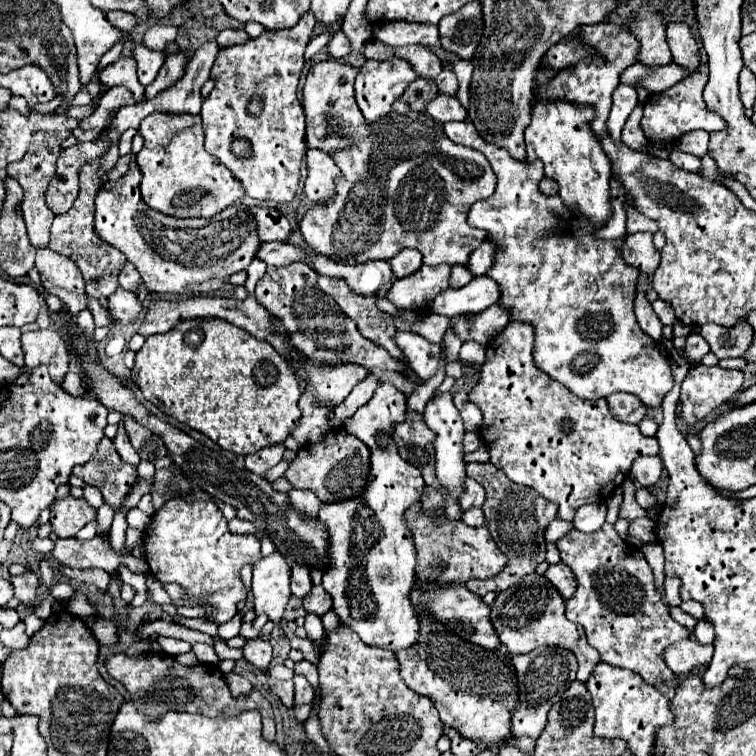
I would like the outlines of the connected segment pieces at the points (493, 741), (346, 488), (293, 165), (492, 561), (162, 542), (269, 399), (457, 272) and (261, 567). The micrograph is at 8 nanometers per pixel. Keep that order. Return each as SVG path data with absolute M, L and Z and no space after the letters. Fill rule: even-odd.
M427 616L419 622L419 640L411 648L397 652L403 682L413 692L431 698L439 710L441 722L463 738L489 750L497 750L513 740L511 710L519 704L519 682L511 656L501 650L471 646L467 640Z
M337 428L325 434L321 442L303 446L297 452L295 460L289 464L285 478L291 482L293 488L313 490L321 502L339 502L363 490L367 472L369 472L369 448L353 434L345 432L343 428Z
M303 14L293 28L263 30L263 34L247 44L221 48L211 68L215 88L201 108L205 130L205 150L225 164L243 184L245 192L255 200L273 200L291 204L295 198L301 162L307 152L305 144L305 114L297 98L297 84L305 64L305 48L315 30L315 14ZM251 96L263 96L265 108L259 116L249 118L245 104ZM235 140L247 140L253 146L249 158L239 158L231 152Z
M419 502L411 506L405 512L407 524L413 532L413 542L417 548L417 568L415 576L419 580L427 582L439 582L439 584L451 584L451 582L467 582L471 578L491 578L507 566L507 556L495 546L495 540L491 538L489 530L485 526L481 528L469 528L465 522L451 522L443 520L439 526L433 526L433 522L423 516Z
M177 498L165 502L161 510L153 514L143 542L145 560L155 578L161 582L177 582L187 588L191 598L199 598L201 604L213 604L215 612L209 620L215 624L227 622L237 614L237 602L247 596L239 570L261 558L257 536L231 534L221 510L209 500L183 502Z
M219 318L187 320L177 324L167 334L149 336L137 352L133 382L139 384L143 396L161 412L209 436L223 450L241 456L255 454L265 446L283 444L301 418L301 410L297 406L301 386L295 374L291 374L291 366L283 362L283 356L269 342L261 342L259 338L247 334L247 330Z
M453 266L453 268L451 268L451 286L453 286L453 288L461 288L461 286L469 284L471 278L473 278L471 272L465 270L463 266Z
M279 552L261 558L253 566L255 614L267 614L271 622L279 622L289 596L289 564L285 562L285 558Z

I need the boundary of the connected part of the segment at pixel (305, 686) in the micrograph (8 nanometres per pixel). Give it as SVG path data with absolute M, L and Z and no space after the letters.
M295 676L295 706L303 706L303 704L311 704L315 698L315 690L313 686L303 678L303 676Z

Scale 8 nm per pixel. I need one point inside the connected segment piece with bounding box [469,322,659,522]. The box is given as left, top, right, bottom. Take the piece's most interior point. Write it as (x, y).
(572, 451)

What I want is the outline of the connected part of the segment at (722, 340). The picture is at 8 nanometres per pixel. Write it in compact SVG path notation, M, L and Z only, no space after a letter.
M743 320L733 328L727 328L715 323L696 326L694 332L700 334L711 346L711 352L717 358L731 358L731 356L745 356L747 348L753 342L753 328Z

